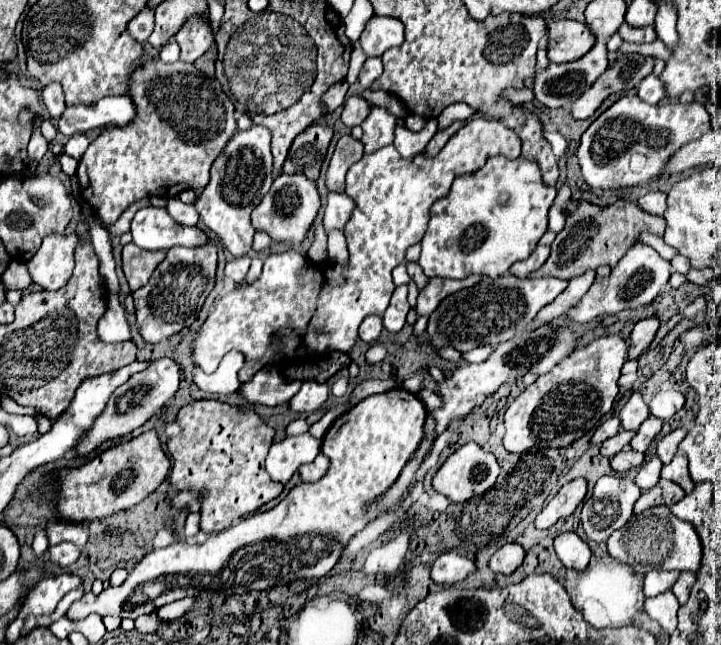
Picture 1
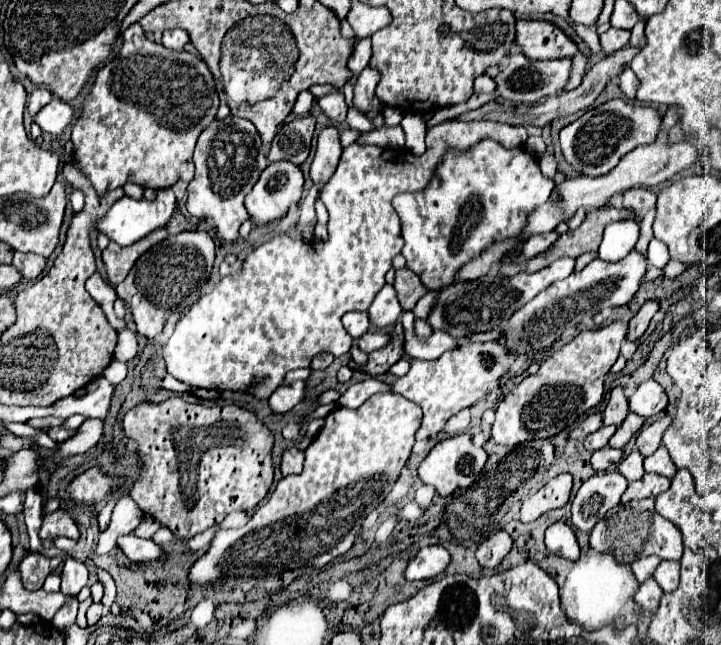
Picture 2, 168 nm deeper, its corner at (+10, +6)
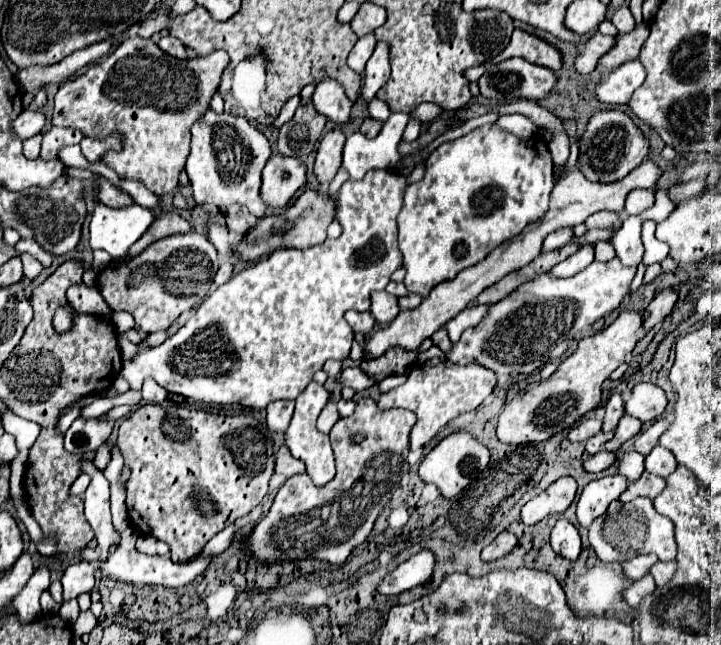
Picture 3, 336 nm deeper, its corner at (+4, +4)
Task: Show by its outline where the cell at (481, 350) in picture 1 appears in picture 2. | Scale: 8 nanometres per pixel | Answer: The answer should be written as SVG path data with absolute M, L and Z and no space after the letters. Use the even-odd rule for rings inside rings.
M404 312L402 314L402 326L404 326L404 352L410 358L418 358L418 360L436 360L440 358L446 350L456 348L456 340L452 336L448 336L442 330L434 331L429 338L420 338L414 332L414 316L412 312Z

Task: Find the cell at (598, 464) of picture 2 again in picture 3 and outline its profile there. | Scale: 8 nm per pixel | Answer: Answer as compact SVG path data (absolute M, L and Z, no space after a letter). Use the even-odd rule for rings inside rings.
M600 450L598 454L590 456L590 458L584 462L584 470L598 474L598 472L606 470L608 466L612 466L614 462L616 462L616 454L614 454L614 452L608 452L608 450Z

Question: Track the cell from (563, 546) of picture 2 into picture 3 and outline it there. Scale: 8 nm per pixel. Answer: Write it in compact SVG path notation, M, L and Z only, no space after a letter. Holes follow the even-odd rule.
M560 518L556 522L556 526L552 528L552 536L550 536L550 544L554 548L556 554L568 558L568 560L578 560L580 556L580 534L574 528L574 524L570 524L568 520Z

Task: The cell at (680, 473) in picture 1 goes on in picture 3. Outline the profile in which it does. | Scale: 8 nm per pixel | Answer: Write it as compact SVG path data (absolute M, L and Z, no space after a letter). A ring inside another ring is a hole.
M656 446L648 456L646 456L646 470L650 474L656 474L656 476L662 476L662 478L668 478L676 468L678 468L678 462L674 458L674 454L662 446Z

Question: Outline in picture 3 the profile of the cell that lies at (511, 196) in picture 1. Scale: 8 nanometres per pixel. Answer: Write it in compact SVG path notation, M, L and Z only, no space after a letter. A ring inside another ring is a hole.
M484 124L458 140L440 144L426 160L424 178L406 188L404 206L398 214L398 240L404 254L406 288L426 296L436 284L452 280L460 270L480 262L490 250L520 234L526 224L546 212L552 188L554 164L546 142L536 138L522 140L506 130L498 130L496 124Z

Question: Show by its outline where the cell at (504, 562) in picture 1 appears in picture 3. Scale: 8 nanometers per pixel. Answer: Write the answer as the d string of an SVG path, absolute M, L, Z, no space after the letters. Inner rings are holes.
M504 530L504 532L500 532L500 534L494 538L494 542L490 542L490 544L482 550L482 560L484 560L484 562L494 562L494 560L510 554L510 552L514 550L514 546L516 546L516 536L514 536L512 532L508 532L508 530Z

